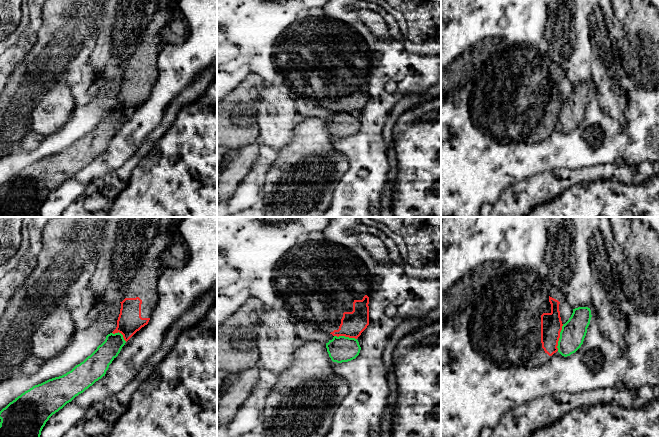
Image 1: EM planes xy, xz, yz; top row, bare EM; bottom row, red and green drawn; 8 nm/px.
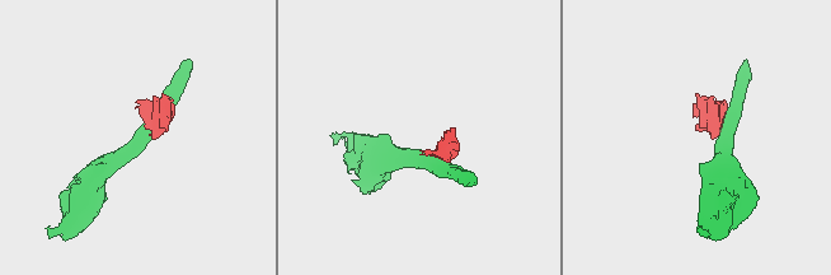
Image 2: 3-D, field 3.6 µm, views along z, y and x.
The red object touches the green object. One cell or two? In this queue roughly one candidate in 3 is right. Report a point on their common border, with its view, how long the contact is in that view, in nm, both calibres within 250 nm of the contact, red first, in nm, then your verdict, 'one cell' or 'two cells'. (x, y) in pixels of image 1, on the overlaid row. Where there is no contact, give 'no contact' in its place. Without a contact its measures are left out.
yz (559, 337) | 220 nm | 180/200 nm | two cells

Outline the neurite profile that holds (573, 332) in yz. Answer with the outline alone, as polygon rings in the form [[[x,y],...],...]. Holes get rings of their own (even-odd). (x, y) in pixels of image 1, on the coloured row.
[[[578,307],[573,309],[571,317],[565,324],[563,324],[560,332],[557,348],[562,356],[570,356],[581,347],[591,317],[591,310],[588,307]]]

